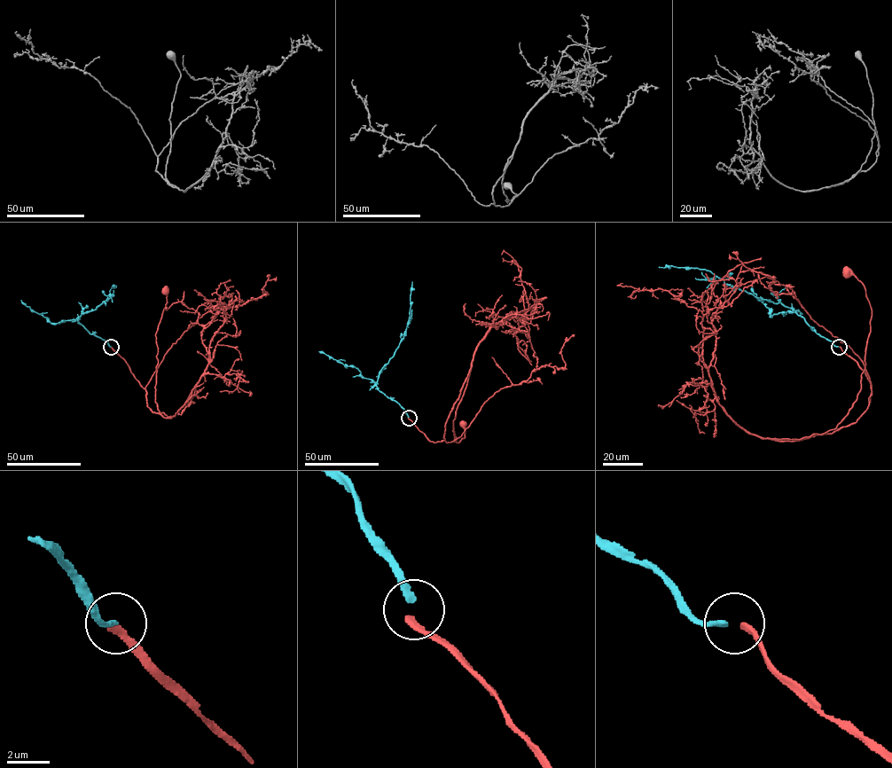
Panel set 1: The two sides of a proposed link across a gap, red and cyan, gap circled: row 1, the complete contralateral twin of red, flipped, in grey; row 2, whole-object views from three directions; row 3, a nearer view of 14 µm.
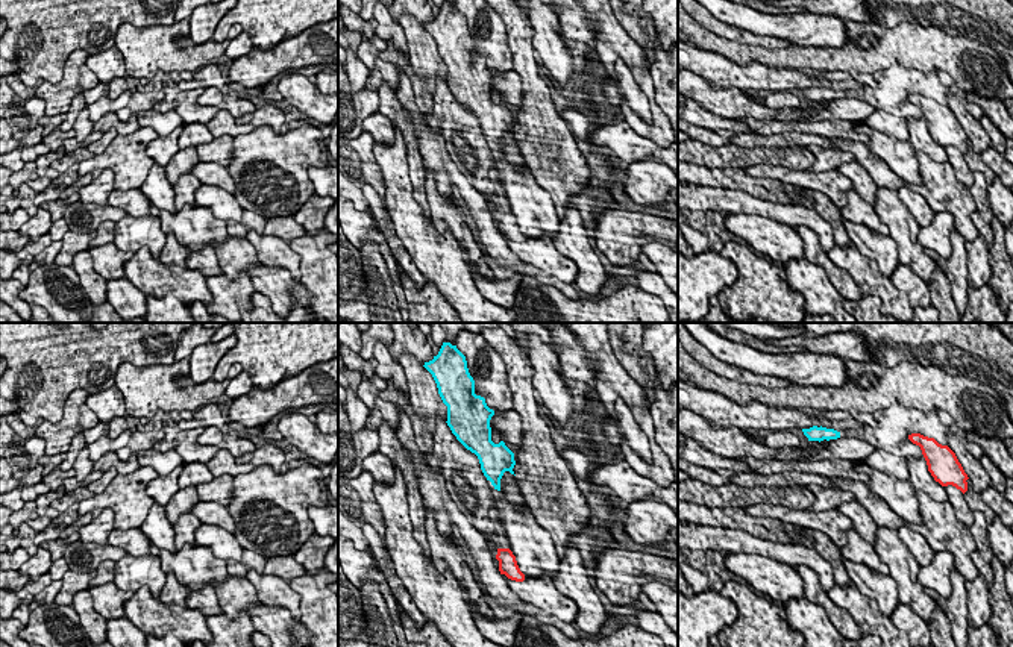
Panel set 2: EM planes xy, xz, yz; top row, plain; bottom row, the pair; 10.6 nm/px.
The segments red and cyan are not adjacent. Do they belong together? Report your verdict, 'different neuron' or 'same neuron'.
different neuron

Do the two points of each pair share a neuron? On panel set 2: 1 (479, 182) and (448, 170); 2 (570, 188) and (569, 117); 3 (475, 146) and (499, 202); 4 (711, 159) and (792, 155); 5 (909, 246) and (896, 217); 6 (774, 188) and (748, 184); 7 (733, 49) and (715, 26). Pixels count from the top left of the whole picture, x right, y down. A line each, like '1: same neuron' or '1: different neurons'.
1: different neurons
2: different neurons
3: same neuron
4: same neuron
5: same neuron
6: same neuron
7: different neurons

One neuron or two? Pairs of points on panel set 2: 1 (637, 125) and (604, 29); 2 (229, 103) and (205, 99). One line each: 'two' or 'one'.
1: one
2: one

